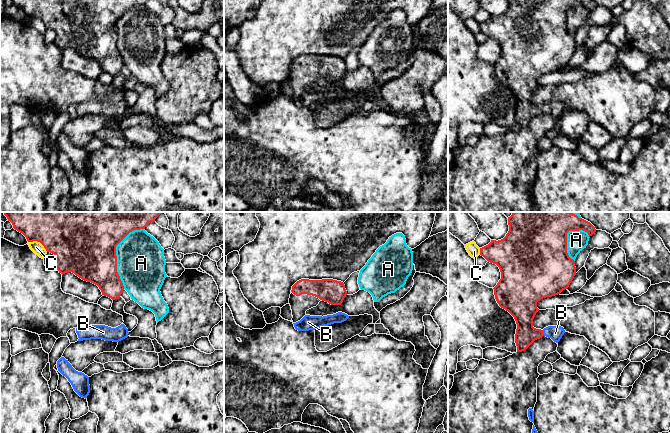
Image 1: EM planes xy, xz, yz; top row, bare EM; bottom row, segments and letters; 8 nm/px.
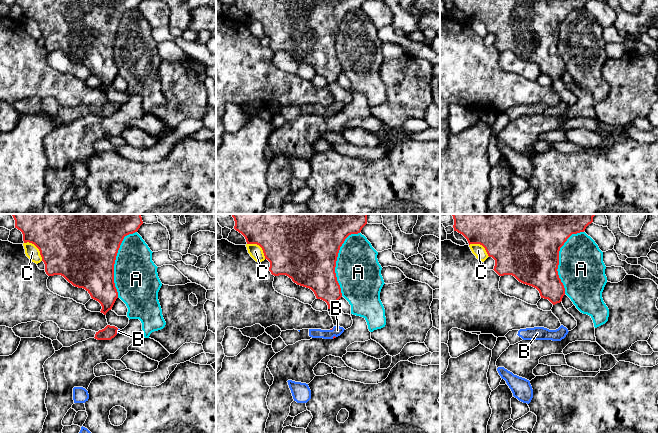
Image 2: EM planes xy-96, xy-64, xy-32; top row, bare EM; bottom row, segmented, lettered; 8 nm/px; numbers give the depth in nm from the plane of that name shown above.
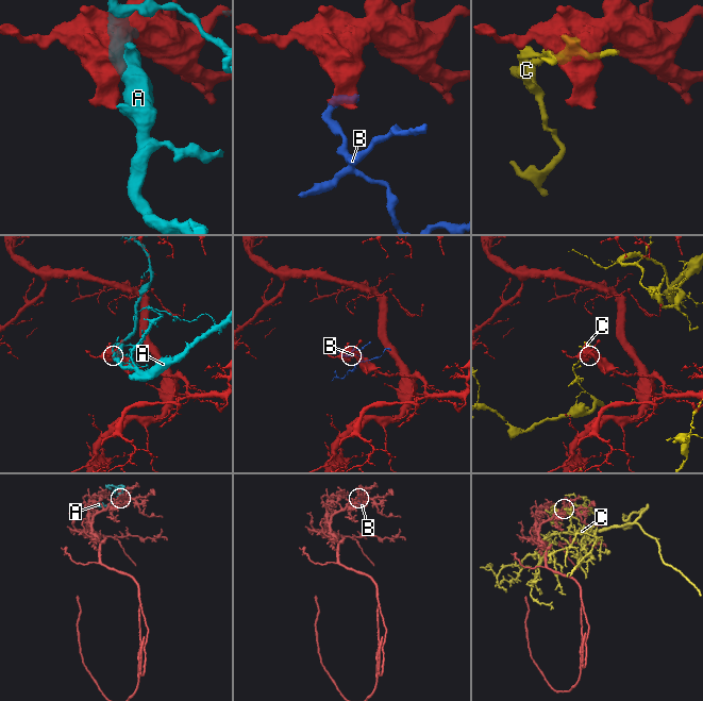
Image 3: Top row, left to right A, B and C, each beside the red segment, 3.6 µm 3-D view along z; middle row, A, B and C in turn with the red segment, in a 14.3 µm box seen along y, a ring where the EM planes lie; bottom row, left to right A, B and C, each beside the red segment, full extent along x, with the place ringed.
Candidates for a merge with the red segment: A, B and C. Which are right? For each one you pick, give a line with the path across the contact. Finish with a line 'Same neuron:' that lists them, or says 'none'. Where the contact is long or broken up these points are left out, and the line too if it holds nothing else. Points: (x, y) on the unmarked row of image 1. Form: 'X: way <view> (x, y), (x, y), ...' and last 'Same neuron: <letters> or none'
B: way yz (524, 84), (524, 98), (542, 109), (555, 109)
Same neuron: B

